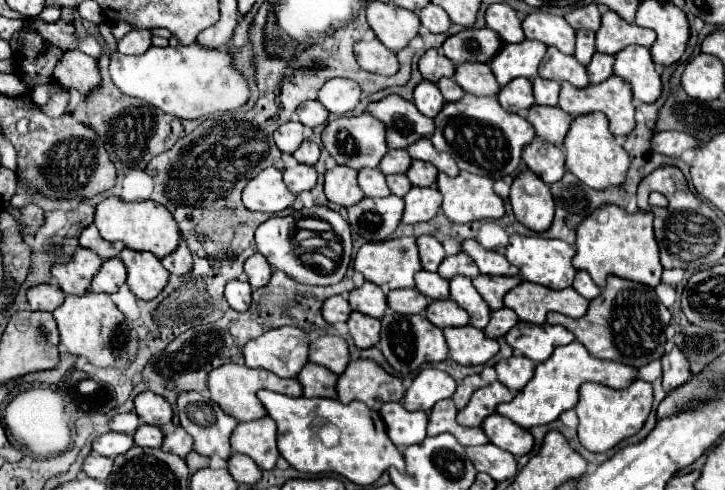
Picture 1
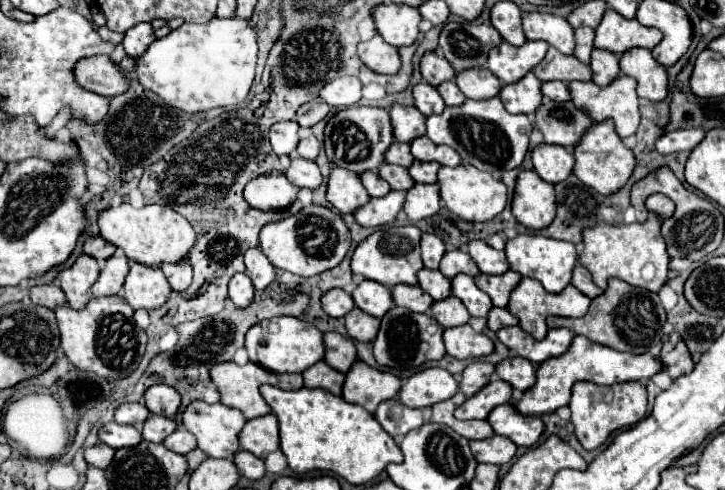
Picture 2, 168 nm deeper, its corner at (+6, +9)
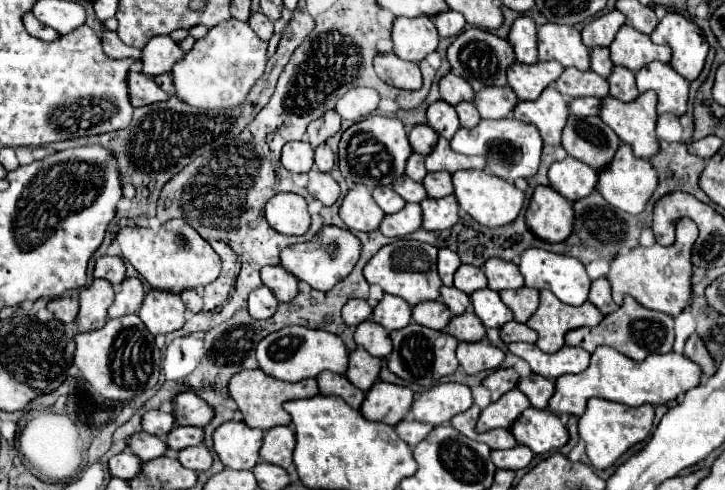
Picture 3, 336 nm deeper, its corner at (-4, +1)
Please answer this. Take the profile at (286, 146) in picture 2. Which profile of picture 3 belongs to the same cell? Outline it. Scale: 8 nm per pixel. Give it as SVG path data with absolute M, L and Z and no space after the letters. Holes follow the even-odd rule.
M289 141L283 147L281 163L291 173L307 173L313 167L313 147L307 141Z

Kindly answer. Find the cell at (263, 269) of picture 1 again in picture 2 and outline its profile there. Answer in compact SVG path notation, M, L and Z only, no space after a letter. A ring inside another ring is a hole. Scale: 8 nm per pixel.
M249 249L245 251L245 265L247 265L247 275L253 281L255 289L265 289L273 283L277 269L271 265L271 261L265 257L261 249Z

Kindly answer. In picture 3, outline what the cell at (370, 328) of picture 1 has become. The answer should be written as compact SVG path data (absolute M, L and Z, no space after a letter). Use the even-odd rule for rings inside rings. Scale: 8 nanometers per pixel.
M363 321L355 331L355 343L373 357L387 357L391 353L391 337L385 327L375 321Z

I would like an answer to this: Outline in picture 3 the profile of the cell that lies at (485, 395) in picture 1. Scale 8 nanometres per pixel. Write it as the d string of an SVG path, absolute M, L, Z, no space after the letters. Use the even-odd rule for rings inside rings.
M511 389L505 395L499 397L499 401L491 403L489 407L485 407L479 415L479 421L475 425L475 431L483 433L489 429L497 429L497 427L505 427L509 429L511 423L529 407L529 399L519 391L519 389Z

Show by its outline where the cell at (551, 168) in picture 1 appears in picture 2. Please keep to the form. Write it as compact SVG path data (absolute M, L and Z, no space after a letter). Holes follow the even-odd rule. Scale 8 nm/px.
M541 143L533 149L533 165L543 181L555 185L573 173L573 153L561 145Z

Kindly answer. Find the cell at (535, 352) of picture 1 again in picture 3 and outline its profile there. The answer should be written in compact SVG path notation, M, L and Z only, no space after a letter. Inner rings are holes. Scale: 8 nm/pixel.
M511 343L509 351L521 359L525 359L533 373L543 375L547 379L557 379L565 373L581 373L589 365L589 353L579 347L563 345L557 353L543 353L537 345L531 343Z

